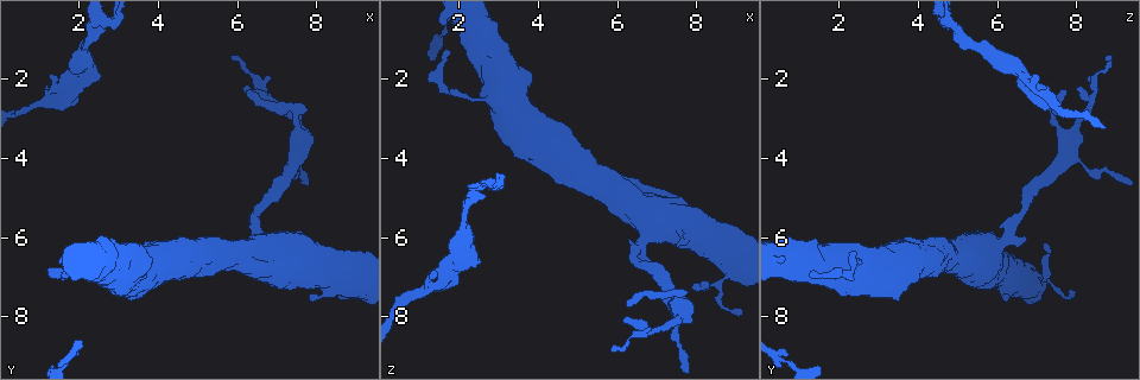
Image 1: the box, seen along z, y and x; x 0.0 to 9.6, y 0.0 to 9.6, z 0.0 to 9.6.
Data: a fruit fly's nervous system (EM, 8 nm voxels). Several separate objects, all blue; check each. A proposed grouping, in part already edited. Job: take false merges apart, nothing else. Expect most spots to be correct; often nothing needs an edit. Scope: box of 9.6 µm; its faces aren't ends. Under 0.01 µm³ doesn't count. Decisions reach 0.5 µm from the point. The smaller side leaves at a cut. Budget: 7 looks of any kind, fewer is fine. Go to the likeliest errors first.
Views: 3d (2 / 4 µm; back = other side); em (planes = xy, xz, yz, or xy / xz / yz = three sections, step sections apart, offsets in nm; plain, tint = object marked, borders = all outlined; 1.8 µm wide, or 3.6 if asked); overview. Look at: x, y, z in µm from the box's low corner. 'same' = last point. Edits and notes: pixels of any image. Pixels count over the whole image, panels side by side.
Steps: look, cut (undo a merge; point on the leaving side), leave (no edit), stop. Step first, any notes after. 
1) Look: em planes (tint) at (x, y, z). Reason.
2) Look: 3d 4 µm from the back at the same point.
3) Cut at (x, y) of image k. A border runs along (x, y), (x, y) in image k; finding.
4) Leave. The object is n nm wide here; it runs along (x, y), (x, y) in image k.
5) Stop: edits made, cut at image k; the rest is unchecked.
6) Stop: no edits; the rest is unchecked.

Look: em planes (tint) at (2.10, 1.75, 6.65). Small branch off a trunk.

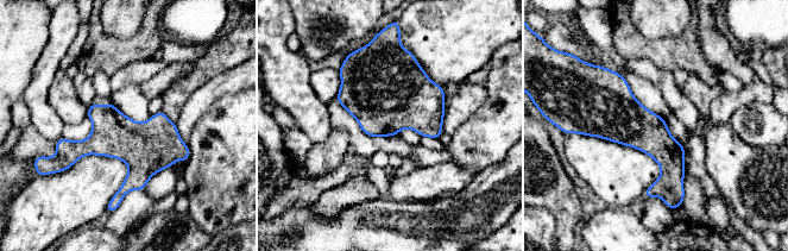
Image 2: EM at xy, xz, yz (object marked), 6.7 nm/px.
Leave. The object is 300 nm wide here; one neuron here.

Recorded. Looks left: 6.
Look: 3d 2 µm at (6.85, 2.45, 8.30). Branch point.

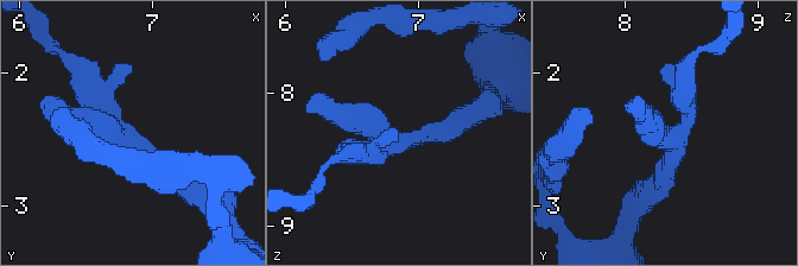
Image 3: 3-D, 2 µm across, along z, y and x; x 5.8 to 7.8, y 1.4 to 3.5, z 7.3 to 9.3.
Look: em planes (tint) at (6.80, 2.48, 8.36). Need the tissue.

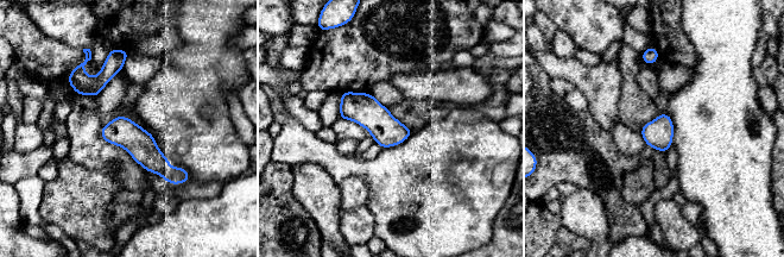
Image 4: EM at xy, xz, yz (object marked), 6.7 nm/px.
Leave. It runs along (105, 129), (179, 175) in image 4; all the same neuron.

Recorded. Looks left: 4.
Look: em 3.6 µm yz step 8 (tint) at (8.80, 7.05, 6.85). Sharp bend.

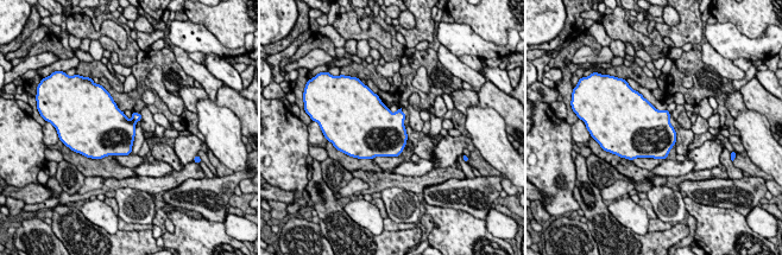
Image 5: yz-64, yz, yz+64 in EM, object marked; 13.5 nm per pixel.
Look: em 3.6 µm planes (borders) at the same point. Cut it another way.

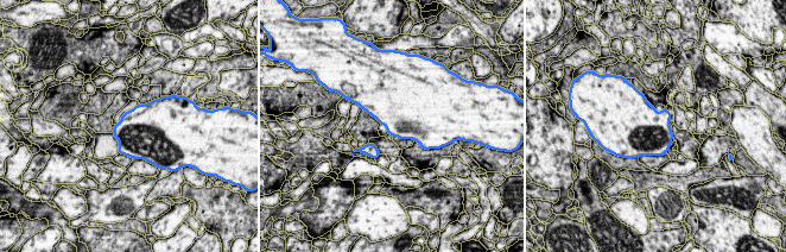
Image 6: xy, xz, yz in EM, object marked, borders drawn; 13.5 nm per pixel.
Leave. Continuous, no second neuron.

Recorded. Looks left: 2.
Stop: no edits; the rest is unchecked.

